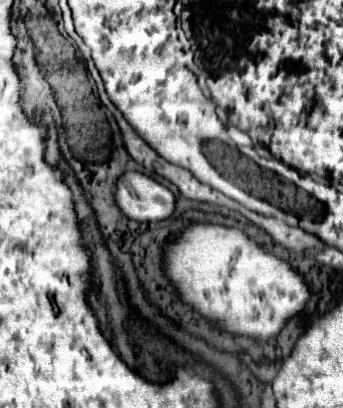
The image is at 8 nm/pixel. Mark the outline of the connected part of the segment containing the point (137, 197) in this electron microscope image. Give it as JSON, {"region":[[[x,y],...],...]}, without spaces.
{"region":[[[126,172],[118,178],[116,186],[118,186],[118,202],[124,202],[126,206],[122,208],[122,214],[126,214],[128,218],[136,220],[136,222],[160,222],[166,220],[174,214],[176,210],[176,196],[166,188],[166,194],[158,194],[158,184],[152,176],[142,174],[142,172]]]}

